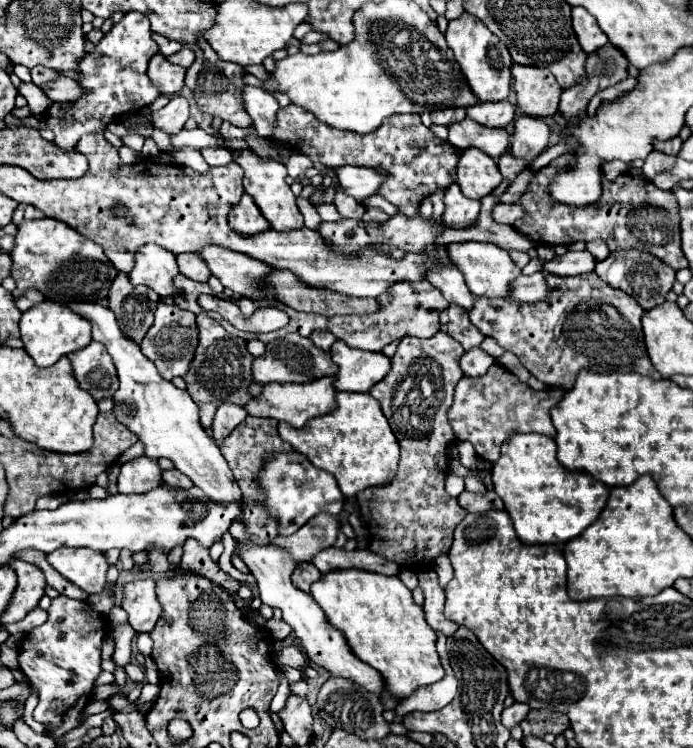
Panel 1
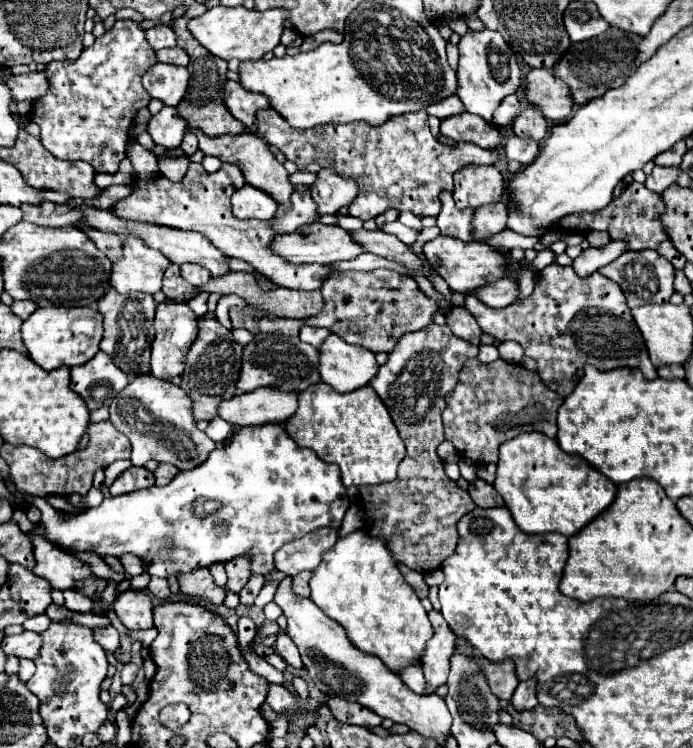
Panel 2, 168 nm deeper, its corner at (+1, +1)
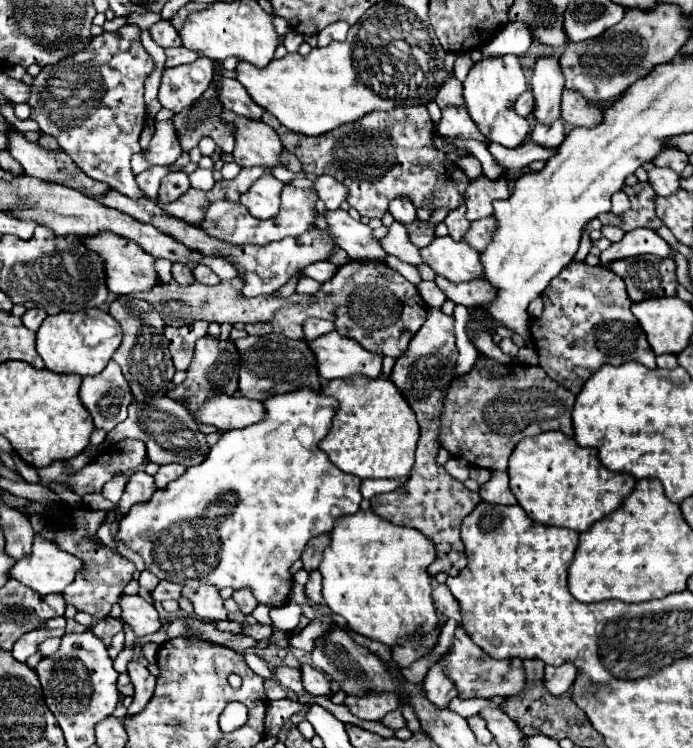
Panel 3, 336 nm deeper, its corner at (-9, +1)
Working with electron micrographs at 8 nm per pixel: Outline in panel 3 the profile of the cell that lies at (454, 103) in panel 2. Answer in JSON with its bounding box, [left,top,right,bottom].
[435,78,465,108]

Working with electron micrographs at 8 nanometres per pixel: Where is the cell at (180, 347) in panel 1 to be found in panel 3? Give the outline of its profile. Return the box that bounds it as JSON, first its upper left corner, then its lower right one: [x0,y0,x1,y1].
[165,322,207,370]

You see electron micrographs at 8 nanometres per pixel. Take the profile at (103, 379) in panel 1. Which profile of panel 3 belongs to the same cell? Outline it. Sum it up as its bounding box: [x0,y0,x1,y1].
[79,360,133,432]

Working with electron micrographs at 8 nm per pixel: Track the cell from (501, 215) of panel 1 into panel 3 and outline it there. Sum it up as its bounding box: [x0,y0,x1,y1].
[463,216,495,252]

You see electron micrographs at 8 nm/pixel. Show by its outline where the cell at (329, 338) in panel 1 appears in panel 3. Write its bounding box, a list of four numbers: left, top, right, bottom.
[303,318,335,342]

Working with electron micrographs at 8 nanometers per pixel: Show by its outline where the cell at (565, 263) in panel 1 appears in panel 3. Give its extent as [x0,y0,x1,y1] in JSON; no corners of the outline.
[601,228,673,266]

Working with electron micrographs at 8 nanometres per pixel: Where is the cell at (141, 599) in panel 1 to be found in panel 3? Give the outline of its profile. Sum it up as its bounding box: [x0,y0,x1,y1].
[121,596,161,636]

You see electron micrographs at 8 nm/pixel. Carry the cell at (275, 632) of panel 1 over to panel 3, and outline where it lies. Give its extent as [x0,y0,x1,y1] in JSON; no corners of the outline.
[301,664,333,698]

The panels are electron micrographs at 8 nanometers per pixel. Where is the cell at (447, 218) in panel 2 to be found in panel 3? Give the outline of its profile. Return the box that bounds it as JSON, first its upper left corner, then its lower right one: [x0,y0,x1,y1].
[445,204,469,240]

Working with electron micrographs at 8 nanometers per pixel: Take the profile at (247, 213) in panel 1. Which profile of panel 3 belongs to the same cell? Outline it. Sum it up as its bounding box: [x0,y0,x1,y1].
[241,172,283,220]

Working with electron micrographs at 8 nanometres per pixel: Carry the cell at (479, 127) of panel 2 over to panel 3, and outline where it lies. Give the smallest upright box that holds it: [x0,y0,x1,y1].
[437,108,485,140]

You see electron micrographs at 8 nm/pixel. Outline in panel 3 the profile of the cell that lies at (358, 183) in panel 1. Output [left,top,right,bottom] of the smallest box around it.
[313,176,347,210]

